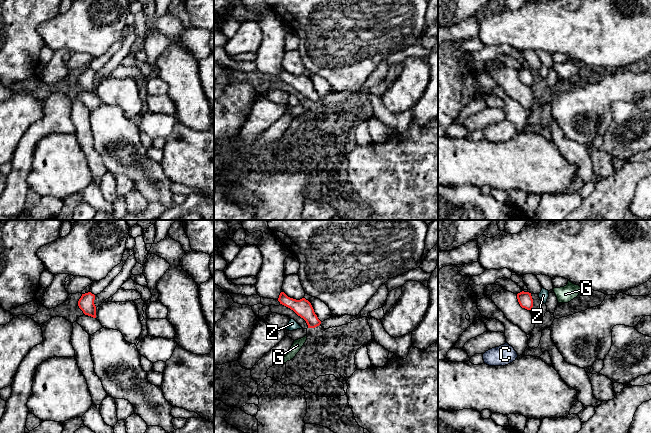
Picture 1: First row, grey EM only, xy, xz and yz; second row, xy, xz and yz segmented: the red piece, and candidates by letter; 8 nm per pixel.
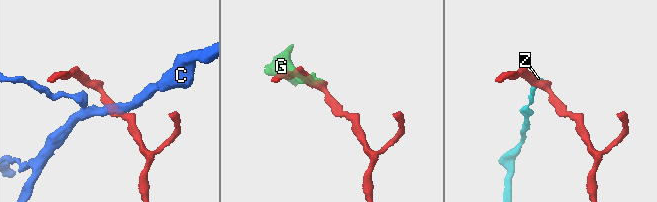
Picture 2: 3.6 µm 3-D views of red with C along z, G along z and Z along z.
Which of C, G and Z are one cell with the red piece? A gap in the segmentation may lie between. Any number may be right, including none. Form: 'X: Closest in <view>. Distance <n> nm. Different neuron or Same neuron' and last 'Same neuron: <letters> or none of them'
C: Closest in yz. Distance 320 nm. Different neuron
G: Closest in xz. Distance 70 nm. Same neuron
Z: Closest in xz. Distance 50 nm. Different neuron
Same neuron: G

